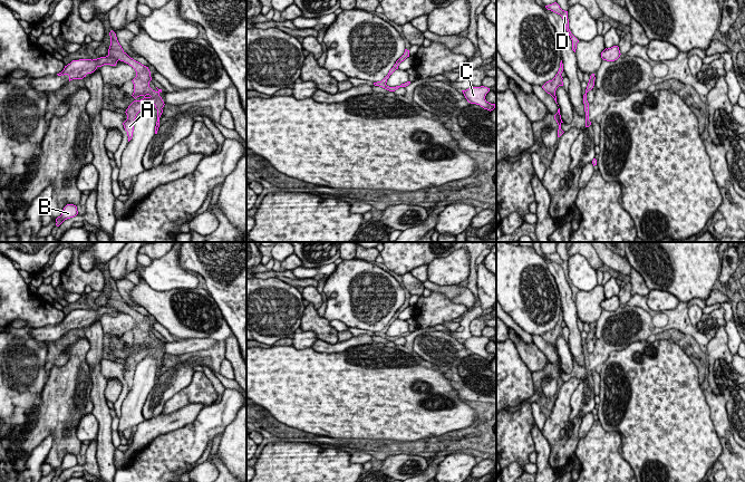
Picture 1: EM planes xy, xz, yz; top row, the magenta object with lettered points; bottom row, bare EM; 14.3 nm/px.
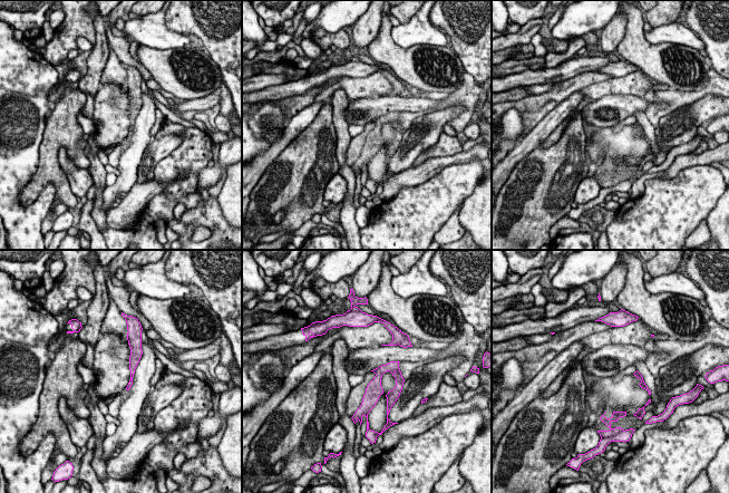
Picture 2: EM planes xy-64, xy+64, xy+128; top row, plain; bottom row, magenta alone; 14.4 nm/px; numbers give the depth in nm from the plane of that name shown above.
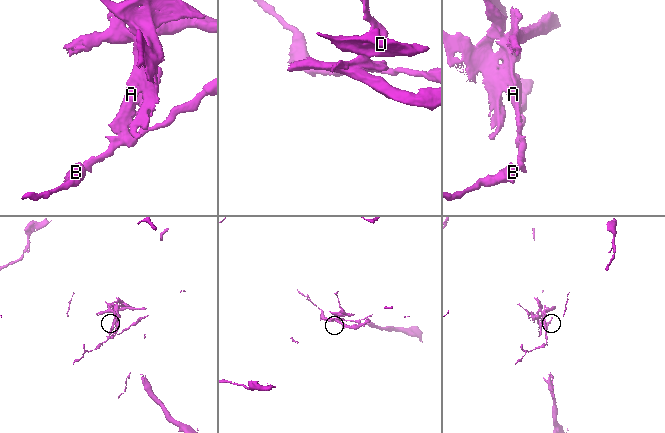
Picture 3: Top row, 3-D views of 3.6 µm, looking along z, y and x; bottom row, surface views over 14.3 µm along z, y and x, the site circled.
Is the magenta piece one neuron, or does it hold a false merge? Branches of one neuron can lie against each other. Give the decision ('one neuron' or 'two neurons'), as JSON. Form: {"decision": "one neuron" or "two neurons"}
{"decision": "two neurons"}

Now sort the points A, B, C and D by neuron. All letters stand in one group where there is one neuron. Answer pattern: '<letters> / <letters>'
A D / B C

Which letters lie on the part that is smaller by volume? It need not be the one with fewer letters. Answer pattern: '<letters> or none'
A, D

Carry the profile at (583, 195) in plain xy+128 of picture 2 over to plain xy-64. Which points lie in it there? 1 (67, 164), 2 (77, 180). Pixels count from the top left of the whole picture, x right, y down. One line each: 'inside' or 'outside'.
1: inside
2: inside

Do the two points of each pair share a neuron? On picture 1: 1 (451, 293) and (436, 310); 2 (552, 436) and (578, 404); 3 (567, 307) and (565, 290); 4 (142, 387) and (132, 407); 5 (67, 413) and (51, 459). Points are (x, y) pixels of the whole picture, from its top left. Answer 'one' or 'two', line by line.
1: two
2: two
3: one
4: one
5: one

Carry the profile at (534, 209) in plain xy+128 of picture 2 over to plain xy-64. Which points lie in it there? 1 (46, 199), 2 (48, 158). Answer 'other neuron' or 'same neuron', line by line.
1: other neuron
2: same neuron

